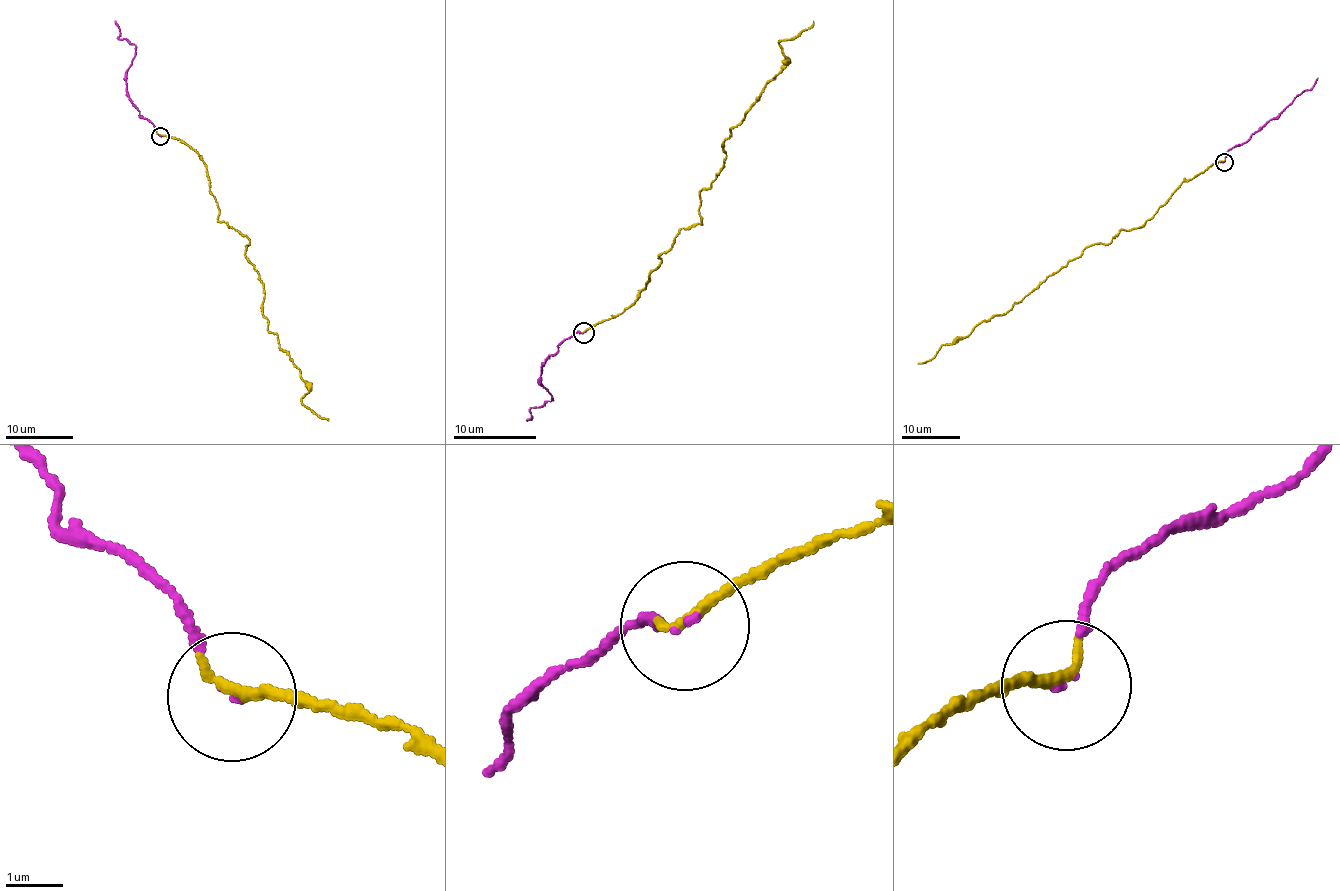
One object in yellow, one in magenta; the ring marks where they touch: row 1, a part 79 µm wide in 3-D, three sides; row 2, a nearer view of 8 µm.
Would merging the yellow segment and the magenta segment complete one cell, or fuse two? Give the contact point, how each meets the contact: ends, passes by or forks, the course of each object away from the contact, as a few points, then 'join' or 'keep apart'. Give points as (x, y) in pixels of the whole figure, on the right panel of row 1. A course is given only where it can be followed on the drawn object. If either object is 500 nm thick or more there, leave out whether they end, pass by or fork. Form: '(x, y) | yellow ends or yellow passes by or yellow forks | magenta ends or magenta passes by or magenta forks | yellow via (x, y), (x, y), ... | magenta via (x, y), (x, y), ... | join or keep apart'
(1224, 162) | yellow ends | magenta ends | yellow via (1223, 161), (1184, 180), (1142, 226), (1089, 245), (1005, 313), (917, 363) | magenta via (1223, 162), (1227, 151), (1279, 114), (1317, 78) | join

